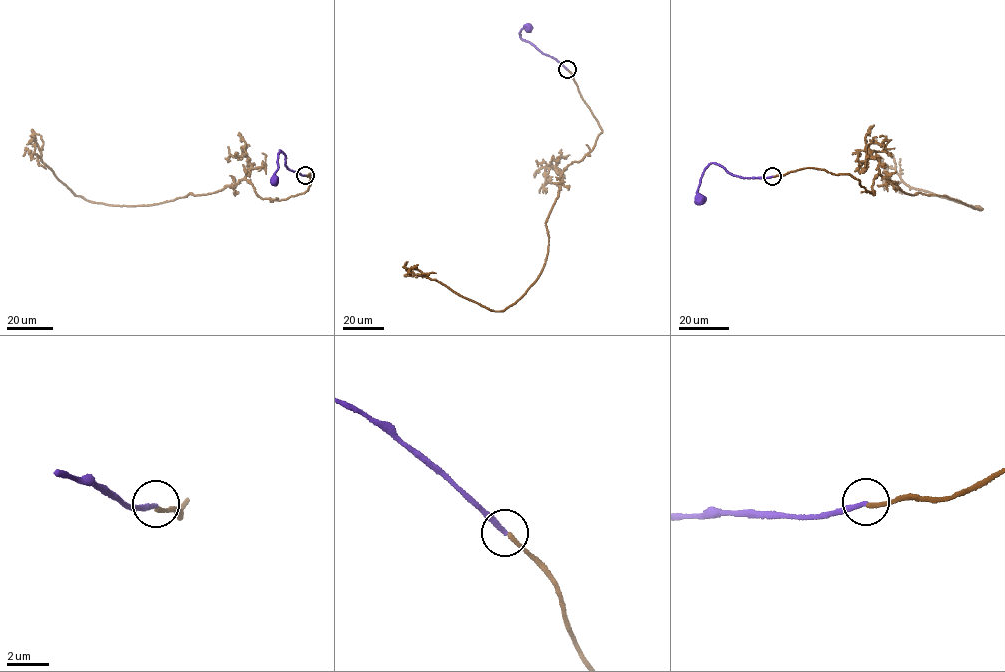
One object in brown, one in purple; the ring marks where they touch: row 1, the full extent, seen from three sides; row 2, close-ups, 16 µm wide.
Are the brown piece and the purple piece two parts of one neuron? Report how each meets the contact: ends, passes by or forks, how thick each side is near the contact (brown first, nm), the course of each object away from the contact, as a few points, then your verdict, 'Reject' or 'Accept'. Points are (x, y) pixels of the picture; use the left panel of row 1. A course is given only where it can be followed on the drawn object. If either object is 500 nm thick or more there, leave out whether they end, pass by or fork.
At the ring brown ends. At the ring purple ends. Thickness 200 nm (brown) against 240 nm. Course of brown: (305, 175), (307, 191), (285, 199), (263, 199), (244, 179), (106, 205), (58, 179), (39, 135). Course of purple: (305, 175), (287, 169), (284, 154), (280, 150), (273, 180). Reject

